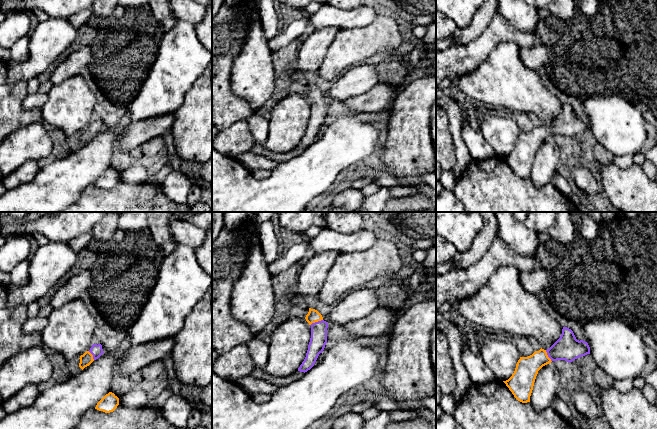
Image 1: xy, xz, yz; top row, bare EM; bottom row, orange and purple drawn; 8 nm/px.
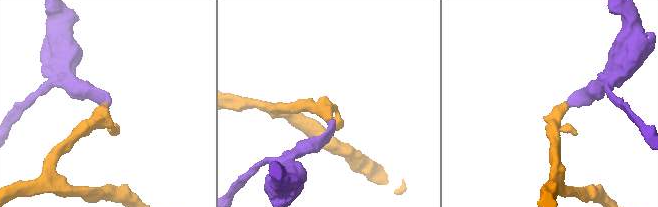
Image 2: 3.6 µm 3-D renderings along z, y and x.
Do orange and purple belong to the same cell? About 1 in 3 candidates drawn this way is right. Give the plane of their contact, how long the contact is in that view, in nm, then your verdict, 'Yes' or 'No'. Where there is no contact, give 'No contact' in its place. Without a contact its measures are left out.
Touches orange in xz. Shared border 110 nm. Yes

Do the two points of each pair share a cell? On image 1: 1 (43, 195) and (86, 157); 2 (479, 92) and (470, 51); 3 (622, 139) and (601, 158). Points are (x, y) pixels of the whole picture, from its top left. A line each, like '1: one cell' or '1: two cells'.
1: one cell
2: two cells
3: two cells

